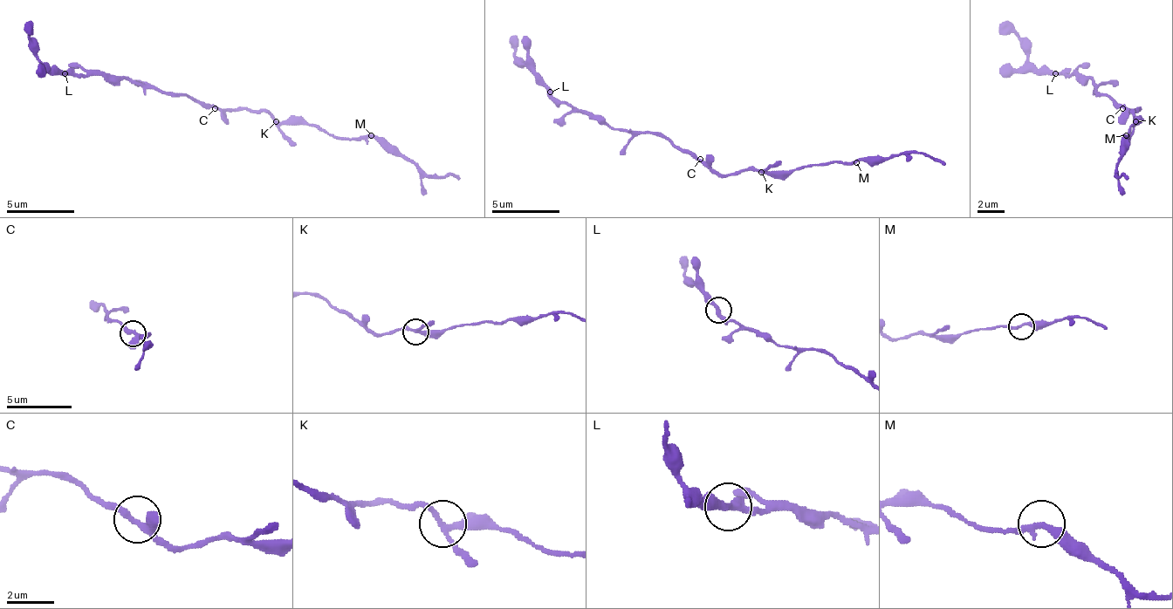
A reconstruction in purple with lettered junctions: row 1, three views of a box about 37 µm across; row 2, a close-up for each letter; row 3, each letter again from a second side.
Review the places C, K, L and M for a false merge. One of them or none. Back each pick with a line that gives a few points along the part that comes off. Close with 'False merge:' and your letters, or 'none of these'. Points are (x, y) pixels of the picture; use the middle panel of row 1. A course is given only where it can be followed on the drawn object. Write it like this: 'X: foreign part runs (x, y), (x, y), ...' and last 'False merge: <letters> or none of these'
L: foreign part runs (551, 91), (541, 78), (520, 60), (511, 37)
False merge: L

